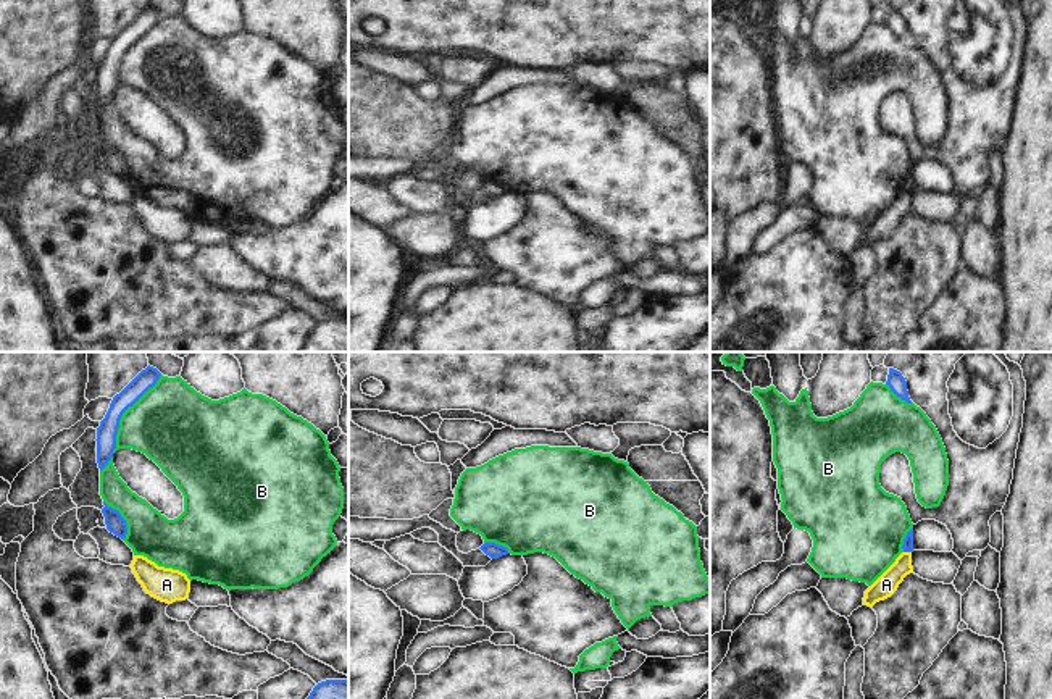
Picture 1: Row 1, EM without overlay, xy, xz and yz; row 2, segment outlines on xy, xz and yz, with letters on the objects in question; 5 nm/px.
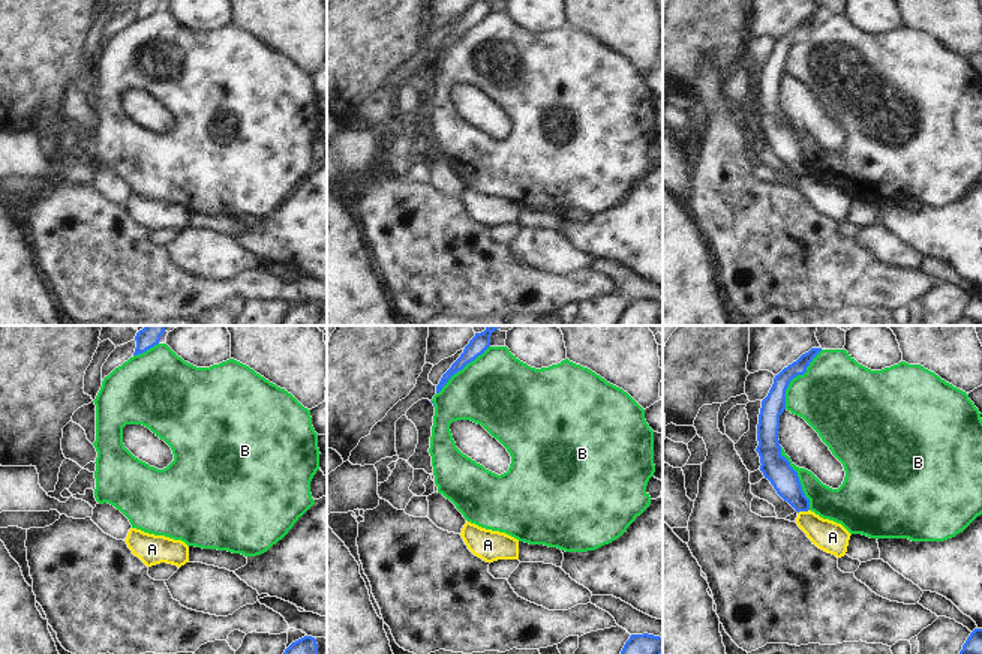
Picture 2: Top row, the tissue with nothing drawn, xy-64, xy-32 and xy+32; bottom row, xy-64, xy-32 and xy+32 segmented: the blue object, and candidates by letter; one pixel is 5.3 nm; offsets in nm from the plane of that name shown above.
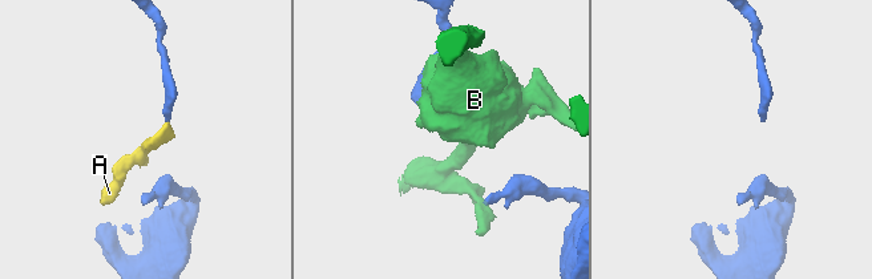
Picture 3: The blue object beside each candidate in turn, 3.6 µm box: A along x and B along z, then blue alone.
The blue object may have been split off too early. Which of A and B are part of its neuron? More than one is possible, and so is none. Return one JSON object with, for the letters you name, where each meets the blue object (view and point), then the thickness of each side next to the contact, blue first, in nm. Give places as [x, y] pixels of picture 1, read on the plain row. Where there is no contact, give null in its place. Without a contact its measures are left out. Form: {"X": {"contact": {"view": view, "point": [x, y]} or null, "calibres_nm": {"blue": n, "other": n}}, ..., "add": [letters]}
{"add": []}

